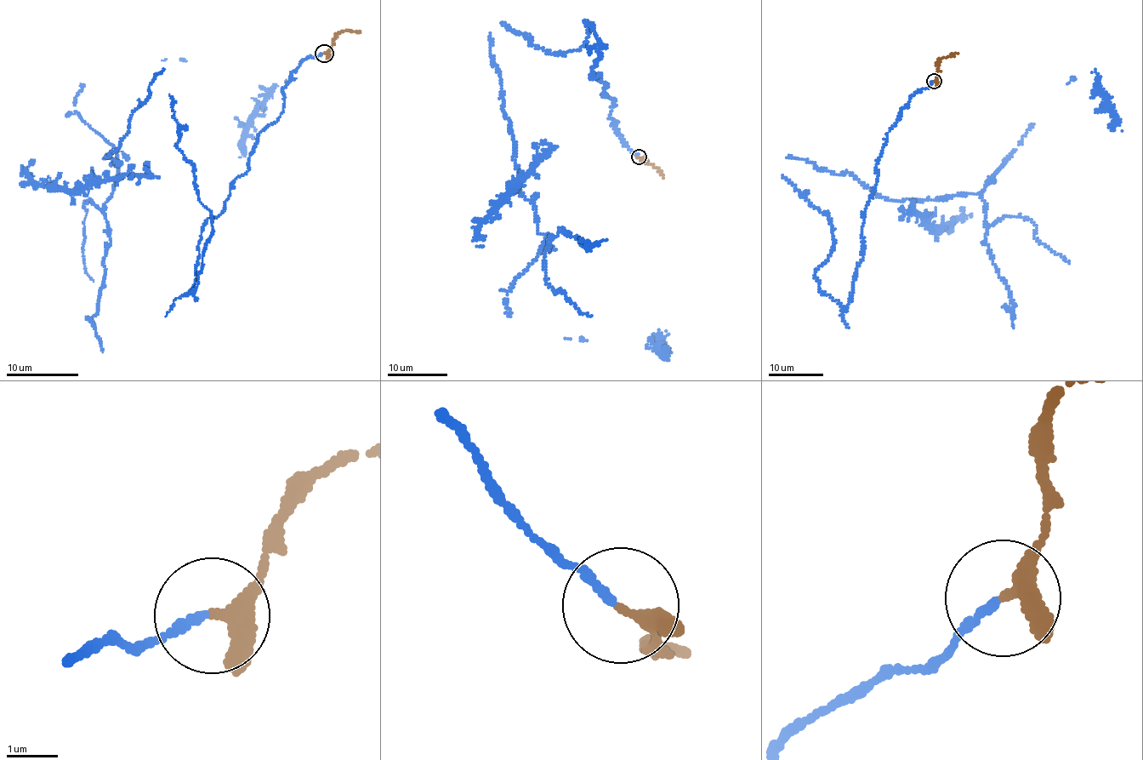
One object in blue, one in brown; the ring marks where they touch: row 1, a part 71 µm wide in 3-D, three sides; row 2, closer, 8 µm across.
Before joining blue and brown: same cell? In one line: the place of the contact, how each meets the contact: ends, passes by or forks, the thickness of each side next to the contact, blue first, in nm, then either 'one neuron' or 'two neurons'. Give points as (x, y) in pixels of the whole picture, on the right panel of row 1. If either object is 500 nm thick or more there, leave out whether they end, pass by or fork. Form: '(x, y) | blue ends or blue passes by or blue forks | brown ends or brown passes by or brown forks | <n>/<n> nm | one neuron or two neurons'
(934, 81) | blue ends | brown passes by | 140/260 nm | one neuron

